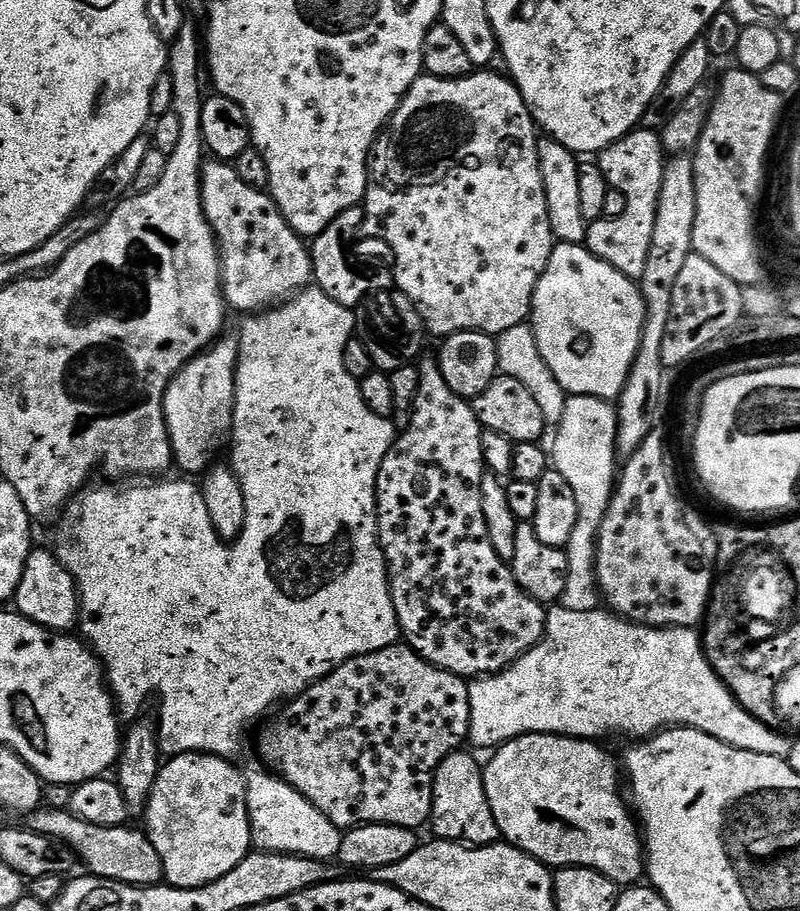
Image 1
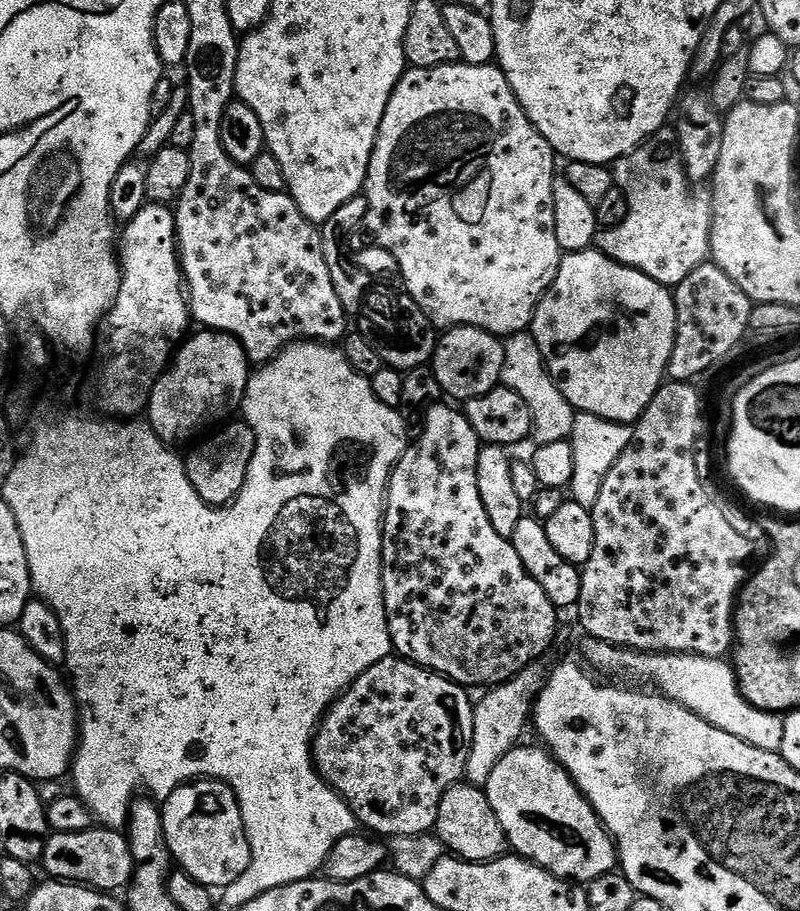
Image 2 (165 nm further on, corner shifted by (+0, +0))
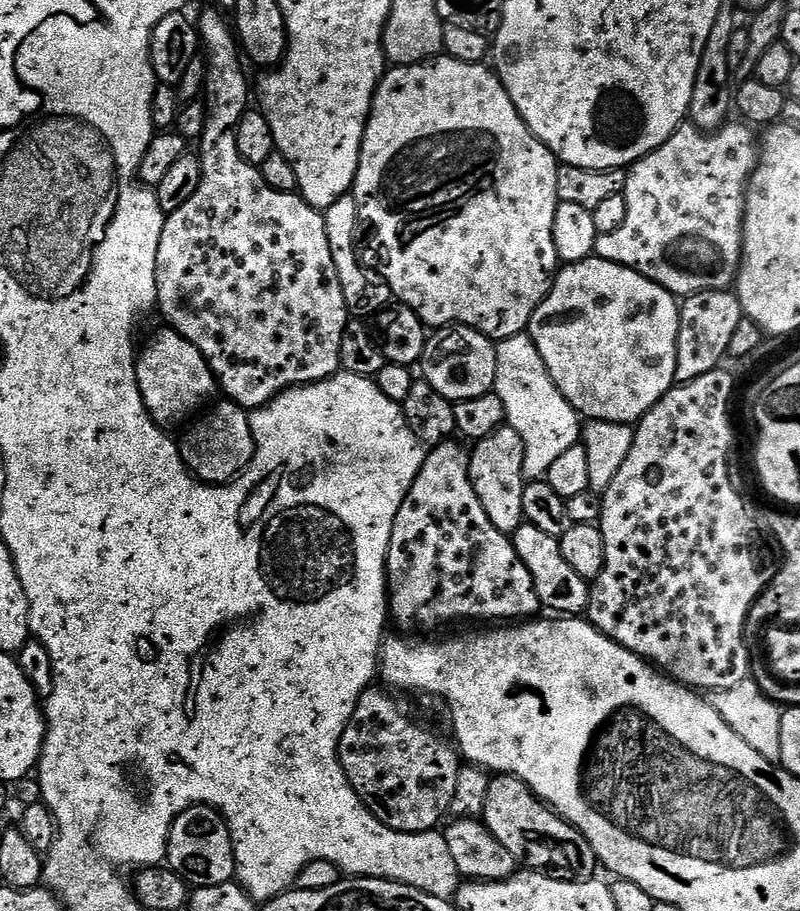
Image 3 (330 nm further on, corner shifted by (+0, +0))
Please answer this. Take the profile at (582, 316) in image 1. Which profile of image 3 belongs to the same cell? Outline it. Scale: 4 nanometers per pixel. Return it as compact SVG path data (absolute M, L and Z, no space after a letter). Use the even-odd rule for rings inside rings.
M589 258L580 260L576 264L564 264L557 271L552 282L552 289L548 291L547 298L540 303L538 310L534 310L526 332L527 335L532 337L534 346L538 346L538 354L542 354L542 362L546 362L546 370L554 382L554 386L558 386L558 390L566 398L566 402L570 402L573 410L580 413L585 421L605 420L615 424L635 425L676 384L676 355L678 354L679 329L680 305L677 297L673 296L672 293L665 290L662 286L650 282L642 274L638 274L626 266L615 264L609 260Z

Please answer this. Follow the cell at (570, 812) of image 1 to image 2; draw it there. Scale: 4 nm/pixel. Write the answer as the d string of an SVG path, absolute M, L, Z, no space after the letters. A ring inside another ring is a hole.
M543 747L513 748L512 752L501 758L494 767L486 791L490 806L494 814L498 814L498 822L502 822L502 830L515 855L531 860L539 868L544 868L547 872L552 872L569 882L591 882L617 867L618 853L615 840L590 806L590 802L578 790L572 775Z

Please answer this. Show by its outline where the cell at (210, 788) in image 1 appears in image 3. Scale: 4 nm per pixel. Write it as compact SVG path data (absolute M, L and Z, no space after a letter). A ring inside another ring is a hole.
M193 804L178 814L168 835L166 864L193 889L229 883L238 869L238 853L228 821L206 804Z

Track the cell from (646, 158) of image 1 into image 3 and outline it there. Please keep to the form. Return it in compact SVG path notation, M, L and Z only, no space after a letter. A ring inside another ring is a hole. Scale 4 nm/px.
M691 122L681 124L671 138L662 142L662 146L658 146L658 150L646 154L627 169L628 177L622 193L626 198L626 222L622 222L622 226L618 226L618 230L614 230L614 234L597 235L595 255L599 259L621 264L638 274L642 274L650 282L662 286L677 298L698 294L706 290L731 289L735 285L736 276L740 273L740 259L744 257L744 201L748 199L748 181L752 179L756 165L760 163L761 145L758 143L758 136L752 132L755 131L743 122L729 122L720 131L711 134L700 131Z

